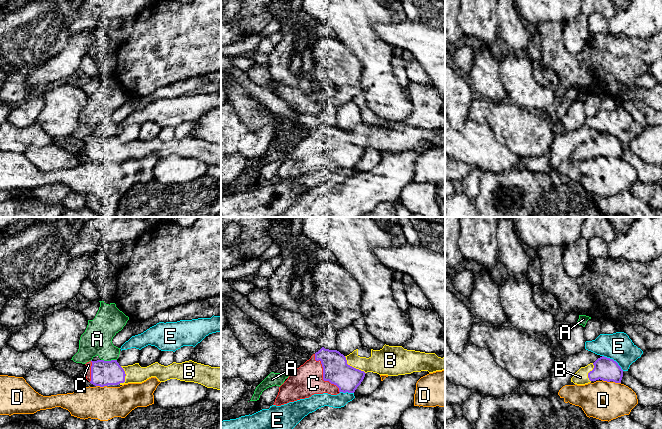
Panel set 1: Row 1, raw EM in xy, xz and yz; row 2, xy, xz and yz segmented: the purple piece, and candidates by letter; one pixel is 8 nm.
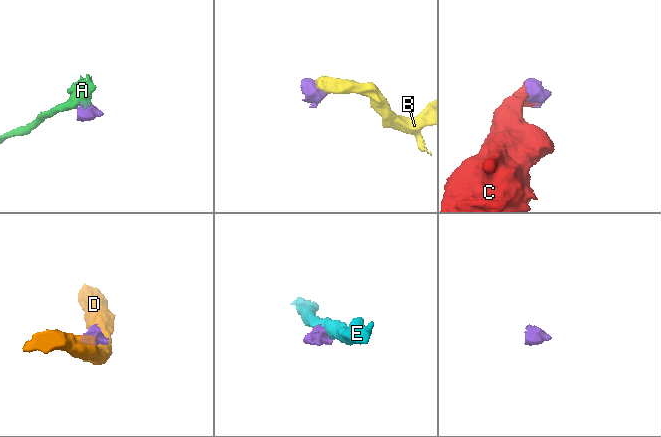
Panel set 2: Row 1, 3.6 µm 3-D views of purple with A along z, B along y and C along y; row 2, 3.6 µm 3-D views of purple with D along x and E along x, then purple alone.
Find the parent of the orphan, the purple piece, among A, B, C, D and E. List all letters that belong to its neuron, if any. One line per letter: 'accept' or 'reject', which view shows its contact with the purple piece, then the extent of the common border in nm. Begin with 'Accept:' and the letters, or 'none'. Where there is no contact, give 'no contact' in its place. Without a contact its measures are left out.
Accept: B, C
A: reject | xy | 130 nm
B: accept | xz | 220 nm
C: accept | xz | 380 nm
D: reject | xy | 90 nm
E: reject | yz | 220 nm

